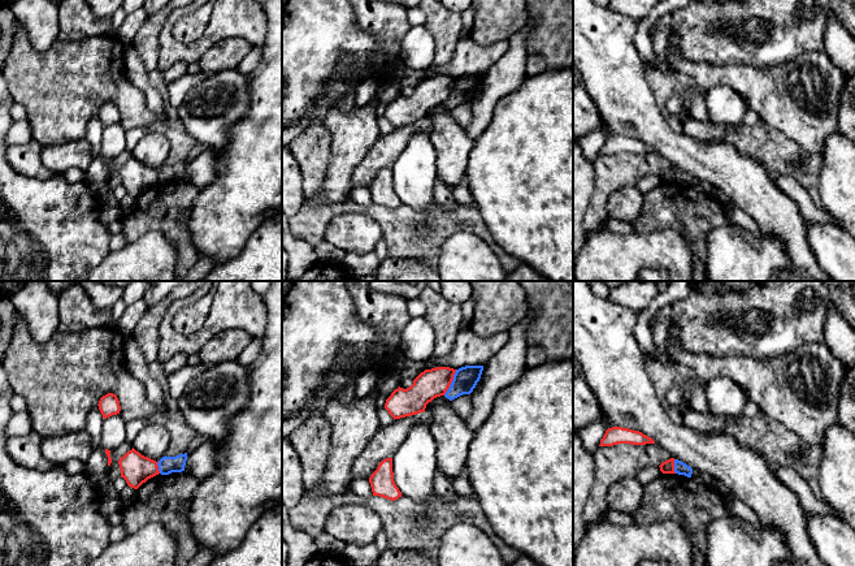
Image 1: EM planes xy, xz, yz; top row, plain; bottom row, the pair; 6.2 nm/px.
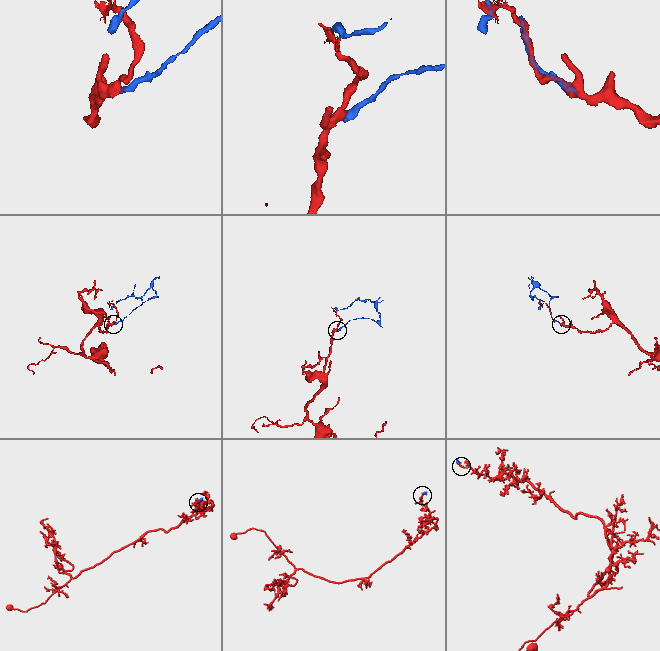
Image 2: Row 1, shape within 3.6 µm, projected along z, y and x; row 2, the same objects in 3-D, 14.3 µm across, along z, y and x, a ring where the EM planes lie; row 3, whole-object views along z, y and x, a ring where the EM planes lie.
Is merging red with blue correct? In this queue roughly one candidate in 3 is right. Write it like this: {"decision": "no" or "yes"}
{"decision": "no"}

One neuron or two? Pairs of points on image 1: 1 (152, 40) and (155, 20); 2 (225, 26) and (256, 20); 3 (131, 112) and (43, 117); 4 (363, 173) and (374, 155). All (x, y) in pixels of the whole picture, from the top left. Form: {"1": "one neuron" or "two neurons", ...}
{"1": "one neuron", "2": "one neuron", "3": "one neuron", "4": "one neuron"}

